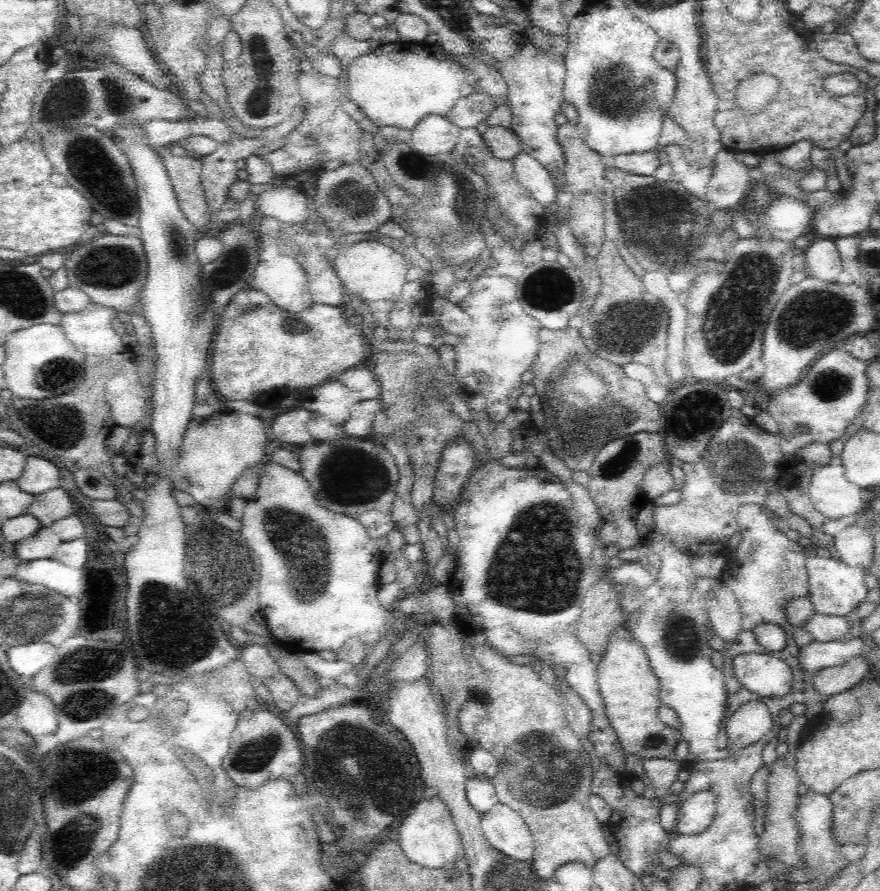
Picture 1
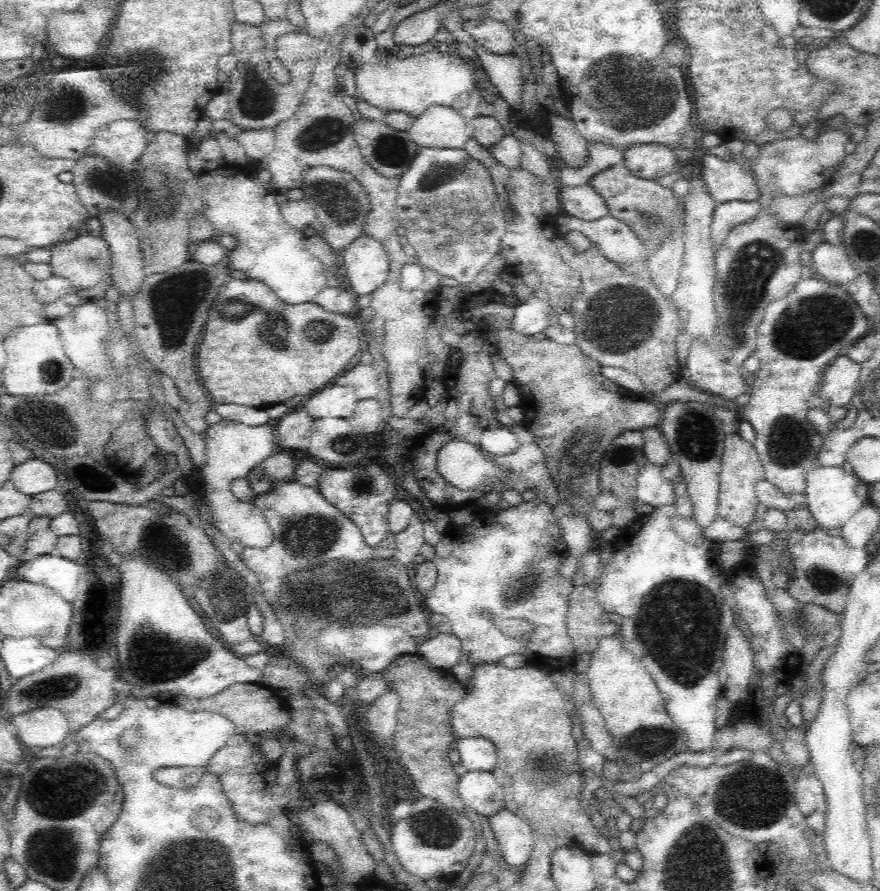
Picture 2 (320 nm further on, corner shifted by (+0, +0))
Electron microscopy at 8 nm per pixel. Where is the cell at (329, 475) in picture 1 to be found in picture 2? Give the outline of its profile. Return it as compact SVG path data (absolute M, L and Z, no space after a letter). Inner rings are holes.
M366 458L364 461L346 468L324 468L319 481L319 491L322 496L358 526L368 546L374 548L377 545L385 544L384 539L389 532L386 522L388 506L390 506L390 502L398 498L398 493L401 491L400 486L396 485L389 467L382 469L377 462L369 461Z

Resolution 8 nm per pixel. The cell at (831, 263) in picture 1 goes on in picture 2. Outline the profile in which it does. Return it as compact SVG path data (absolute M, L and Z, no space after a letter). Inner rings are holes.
M824 241L811 254L809 263L815 278L842 286L855 282L859 270L846 254L844 245Z

